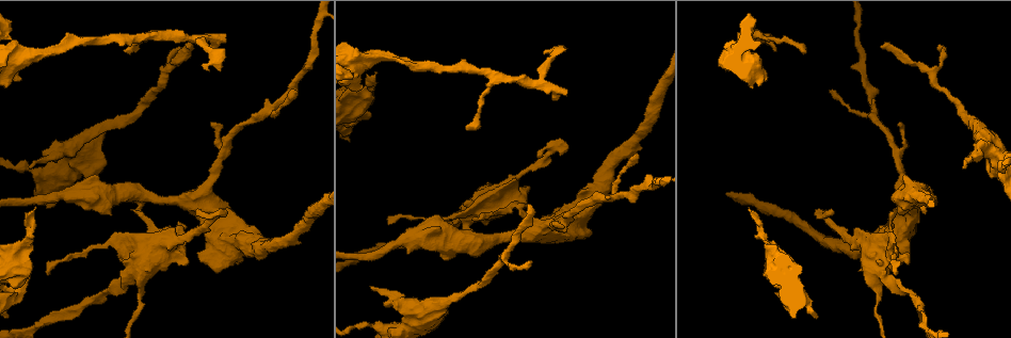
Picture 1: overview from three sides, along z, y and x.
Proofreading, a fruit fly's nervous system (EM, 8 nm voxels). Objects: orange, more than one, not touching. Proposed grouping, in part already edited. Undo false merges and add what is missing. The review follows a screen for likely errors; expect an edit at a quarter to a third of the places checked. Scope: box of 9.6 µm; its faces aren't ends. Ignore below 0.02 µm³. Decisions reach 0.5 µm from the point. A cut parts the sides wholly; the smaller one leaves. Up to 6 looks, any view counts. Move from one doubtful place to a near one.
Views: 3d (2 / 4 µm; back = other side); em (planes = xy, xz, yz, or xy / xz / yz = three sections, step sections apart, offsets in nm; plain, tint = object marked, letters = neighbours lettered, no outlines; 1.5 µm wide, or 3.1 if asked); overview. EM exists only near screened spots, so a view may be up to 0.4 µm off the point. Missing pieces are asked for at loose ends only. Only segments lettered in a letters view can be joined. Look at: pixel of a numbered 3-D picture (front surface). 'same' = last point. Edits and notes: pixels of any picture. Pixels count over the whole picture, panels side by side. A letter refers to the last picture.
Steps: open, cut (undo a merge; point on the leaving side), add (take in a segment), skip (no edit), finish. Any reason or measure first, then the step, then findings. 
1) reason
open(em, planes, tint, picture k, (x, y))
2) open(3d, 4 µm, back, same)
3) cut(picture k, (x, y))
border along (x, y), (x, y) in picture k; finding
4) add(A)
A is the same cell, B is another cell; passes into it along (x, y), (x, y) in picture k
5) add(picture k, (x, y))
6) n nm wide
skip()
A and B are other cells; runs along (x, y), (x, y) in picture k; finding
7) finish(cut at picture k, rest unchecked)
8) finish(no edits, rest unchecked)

free end
open(3d, 2 µm, back, picture 1, (186, 45))

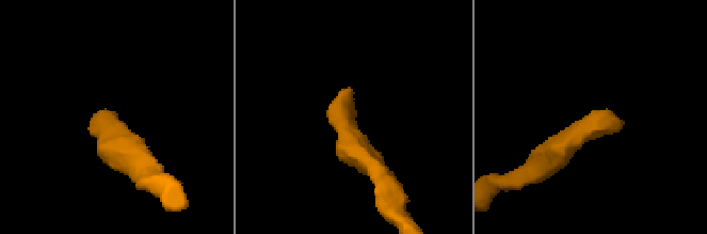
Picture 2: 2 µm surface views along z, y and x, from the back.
shape alone is not enough
open(em, planes, letters, picture 2, (616, 118))

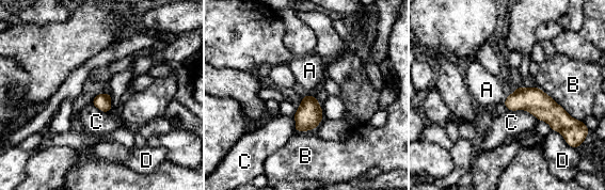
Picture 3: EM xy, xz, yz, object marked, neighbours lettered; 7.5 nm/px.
120 nm wide
add(A)
A is the same cell, B, C and D are other cells; passes into it along (535, 100), (506, 99), (487, 90) in picture 3; the neuron continues

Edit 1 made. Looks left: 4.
see it whole again
open(overview)

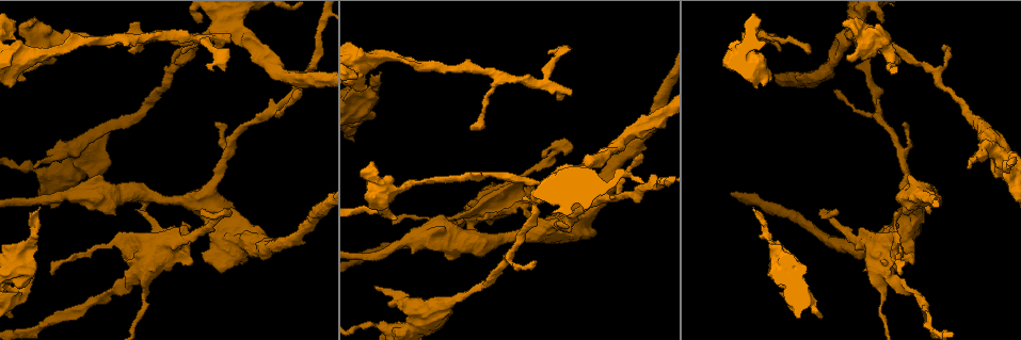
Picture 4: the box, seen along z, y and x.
free end
open(3d, 2 µm, picture 4, (52, 271))

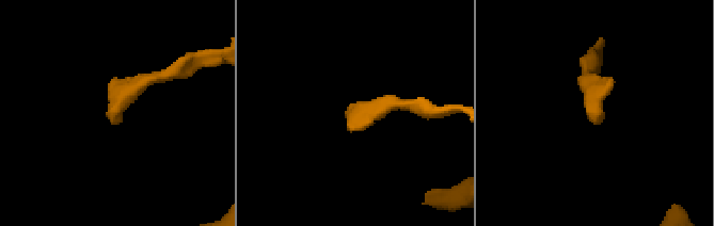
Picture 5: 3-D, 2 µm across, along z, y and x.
now the EM
open(em, planes, letters, picture 5, (111, 120))

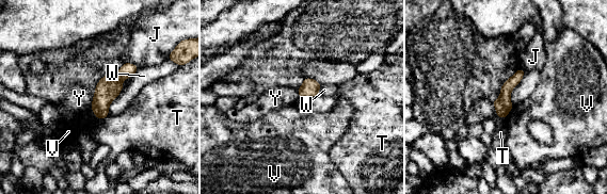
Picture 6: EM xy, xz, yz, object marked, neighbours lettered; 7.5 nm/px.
130 nm wide
skip()
J, T, V, W and Y are other cells; border along (122, 91), (110, 103), (108, 115) in picture 6; none of them fits

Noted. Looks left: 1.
finish(add at picture 3, rest unchecked)

